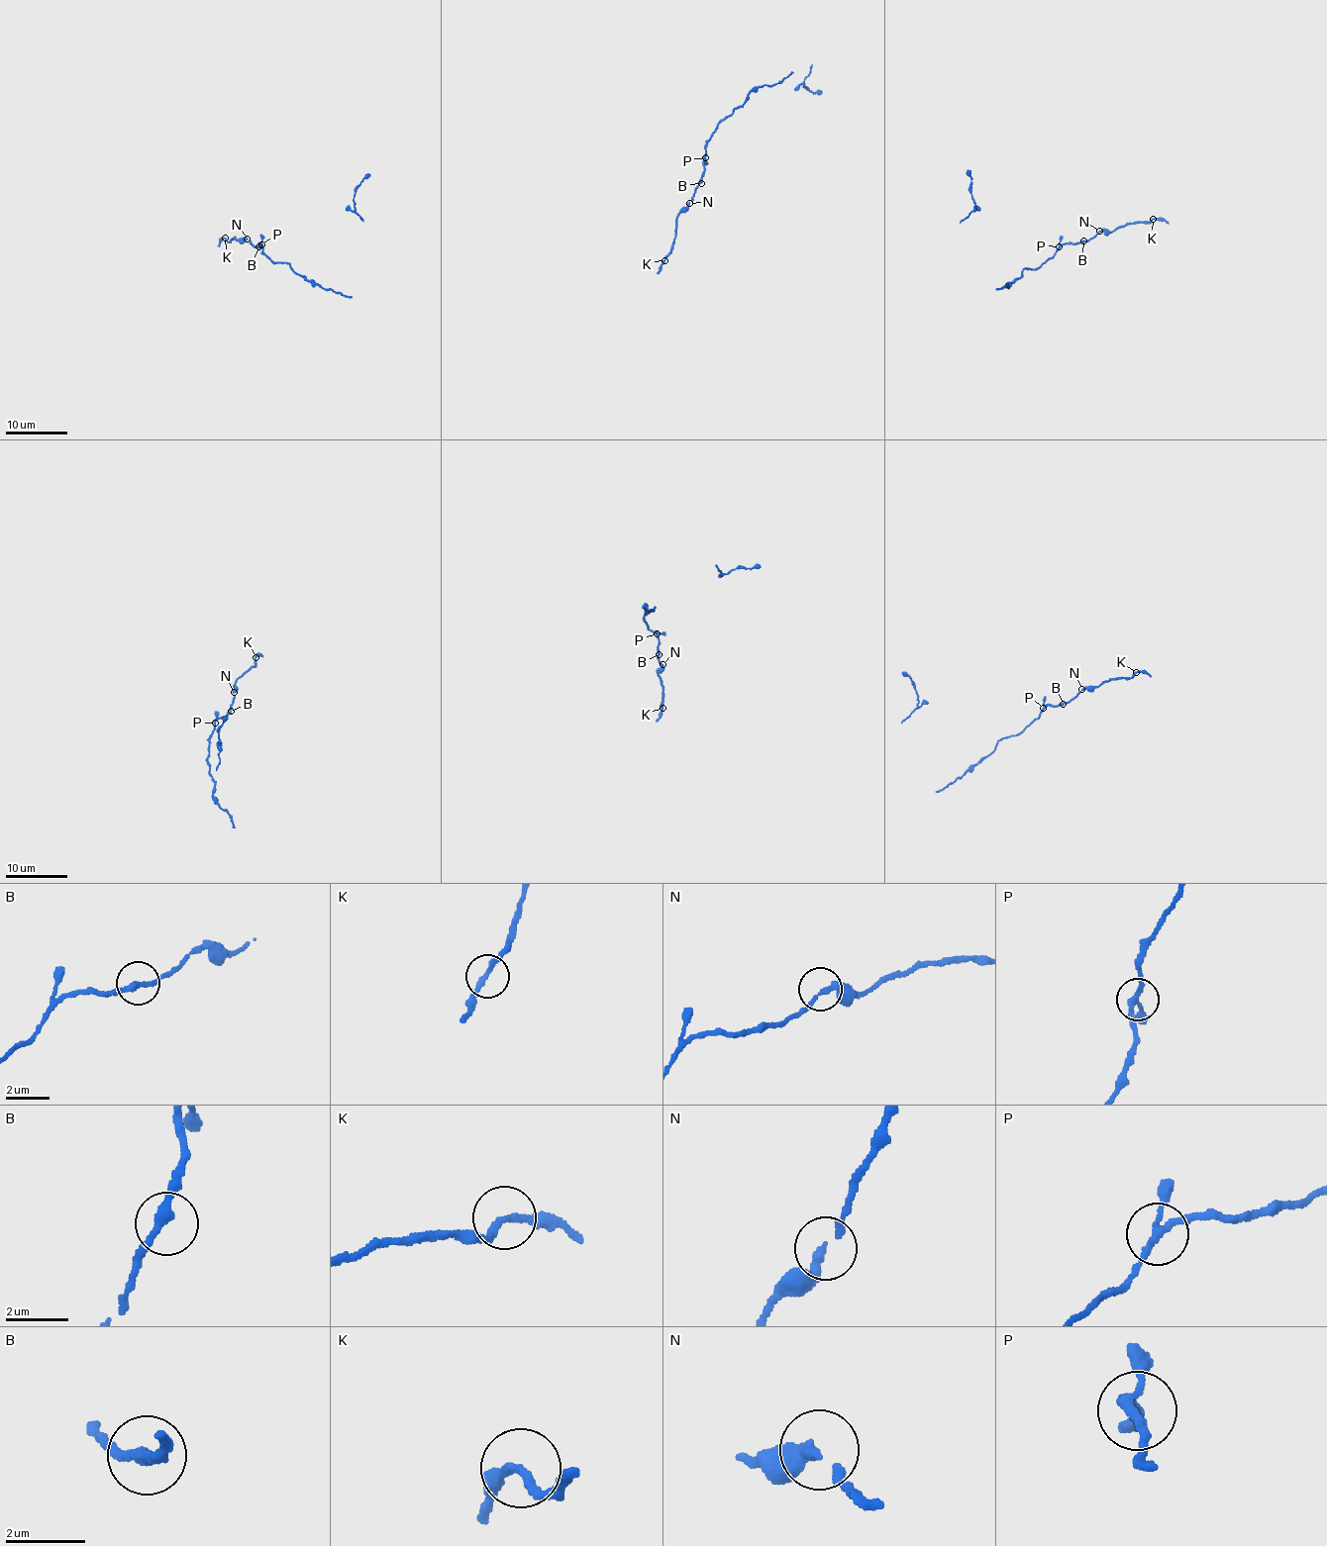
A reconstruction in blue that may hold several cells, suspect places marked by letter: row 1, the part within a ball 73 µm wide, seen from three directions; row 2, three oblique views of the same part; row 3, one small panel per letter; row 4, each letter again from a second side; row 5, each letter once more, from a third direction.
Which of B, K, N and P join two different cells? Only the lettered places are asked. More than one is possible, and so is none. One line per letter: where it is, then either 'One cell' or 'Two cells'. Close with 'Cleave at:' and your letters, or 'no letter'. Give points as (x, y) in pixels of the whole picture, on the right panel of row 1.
B: Place: (1083, 241). One cell
K: Place: (1153, 219). One cell
N: Place: (1099, 231). One cell
P: Place: (1059, 246). One cell
Cleave at: no letter

